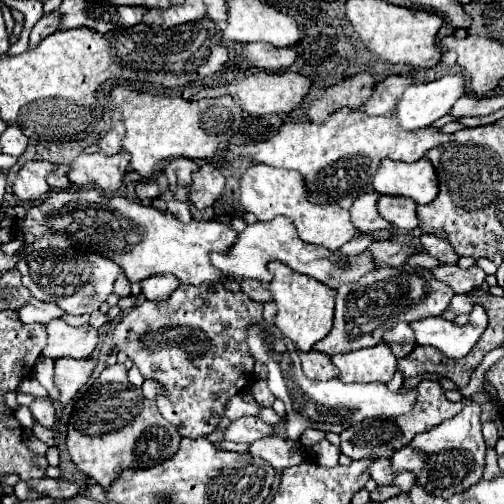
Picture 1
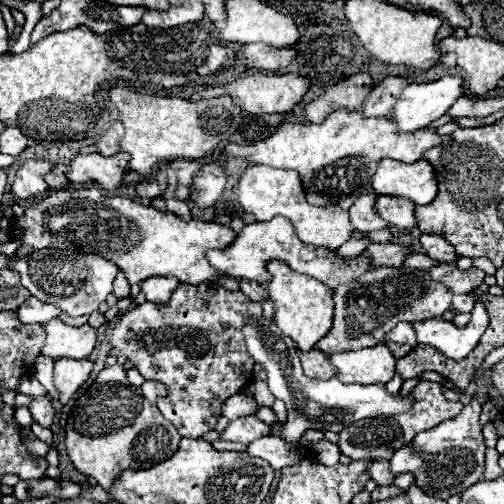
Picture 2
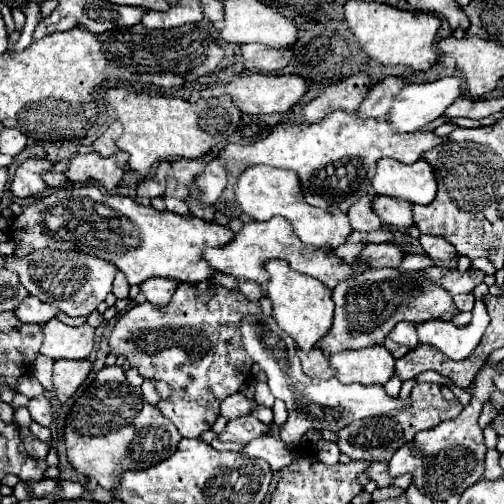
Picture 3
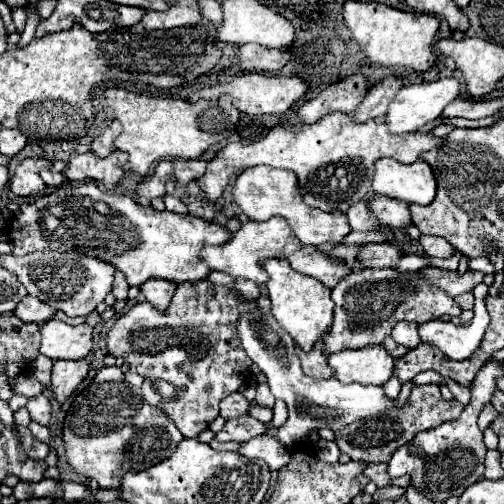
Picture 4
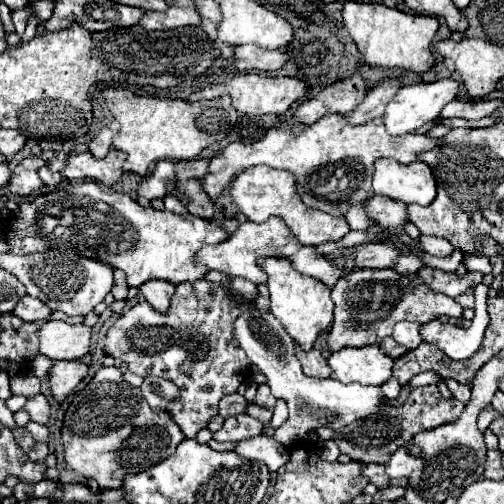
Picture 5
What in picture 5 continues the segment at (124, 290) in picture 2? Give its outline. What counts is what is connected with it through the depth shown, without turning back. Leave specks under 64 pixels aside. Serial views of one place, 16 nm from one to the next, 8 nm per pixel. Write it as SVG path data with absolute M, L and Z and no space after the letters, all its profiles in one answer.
M116 270L116 272L114 272L112 296L114 296L116 300L124 300L124 298L126 298L126 294L128 294L128 284L126 284L126 278L124 278L124 274L122 274L120 270Z

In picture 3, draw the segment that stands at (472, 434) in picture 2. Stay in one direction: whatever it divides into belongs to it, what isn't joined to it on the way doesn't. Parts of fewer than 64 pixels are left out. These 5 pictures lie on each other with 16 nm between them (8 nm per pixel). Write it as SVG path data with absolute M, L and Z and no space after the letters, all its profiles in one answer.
M498 362L488 364L478 372L474 380L472 400L468 406L464 406L462 414L456 420L448 420L432 430L424 430L416 434L412 442L398 448L390 460L388 468L390 476L410 474L412 484L432 500L448 500L450 496L460 496L468 486L478 482L484 474L484 454L486 454L482 430L478 426L478 416L482 412L482 406L490 402L496 372L498 372Z

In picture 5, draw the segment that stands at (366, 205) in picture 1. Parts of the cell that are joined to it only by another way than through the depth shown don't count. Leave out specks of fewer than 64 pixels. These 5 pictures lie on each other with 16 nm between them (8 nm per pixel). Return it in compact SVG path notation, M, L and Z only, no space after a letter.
M354 204L348 214L346 214L346 222L350 226L350 230L366 230L368 226L372 226L374 222L370 222L370 218L366 218L362 204Z

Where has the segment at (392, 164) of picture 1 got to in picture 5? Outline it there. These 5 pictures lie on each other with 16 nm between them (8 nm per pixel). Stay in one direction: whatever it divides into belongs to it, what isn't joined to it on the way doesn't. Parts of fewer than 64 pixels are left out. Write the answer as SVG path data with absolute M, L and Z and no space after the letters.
M380 158L374 164L374 194L404 204L428 206L436 198L436 182L424 162L404 166L396 160Z

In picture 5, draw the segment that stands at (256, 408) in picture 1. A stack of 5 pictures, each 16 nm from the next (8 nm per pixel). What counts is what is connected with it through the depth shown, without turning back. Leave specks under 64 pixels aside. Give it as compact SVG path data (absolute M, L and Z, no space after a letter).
M230 394L230 396L224 396L218 404L218 414L222 418L228 418L228 416L236 416L236 414L242 414L244 408L246 408L246 398L240 396L240 394Z

